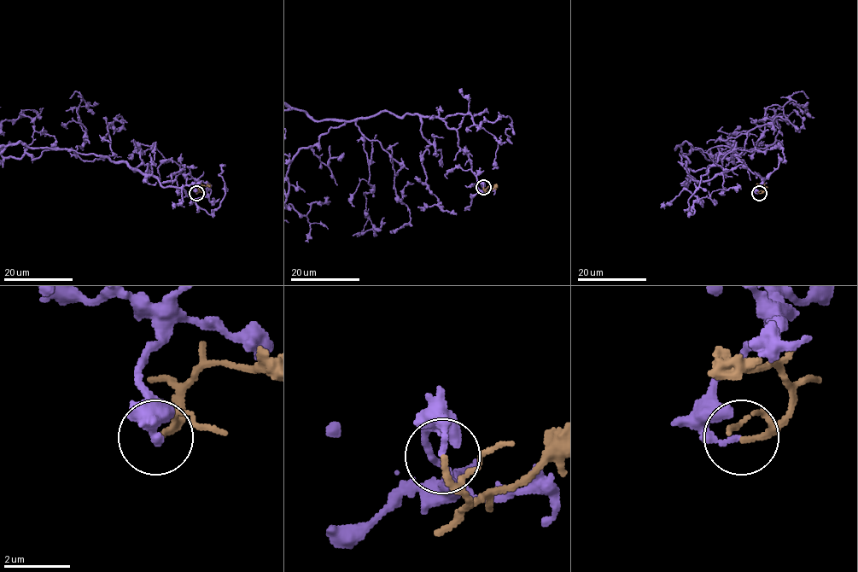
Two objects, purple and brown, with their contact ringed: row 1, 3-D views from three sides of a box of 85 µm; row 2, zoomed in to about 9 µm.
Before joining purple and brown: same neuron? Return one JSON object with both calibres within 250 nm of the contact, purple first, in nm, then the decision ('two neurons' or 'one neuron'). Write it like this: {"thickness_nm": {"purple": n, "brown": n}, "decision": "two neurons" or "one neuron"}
{"thickness_nm": {"purple": 170, "brown": 160}, "decision": "two neurons"}

